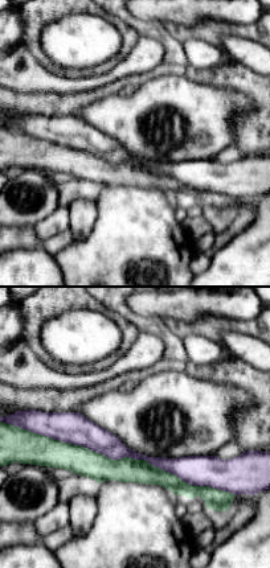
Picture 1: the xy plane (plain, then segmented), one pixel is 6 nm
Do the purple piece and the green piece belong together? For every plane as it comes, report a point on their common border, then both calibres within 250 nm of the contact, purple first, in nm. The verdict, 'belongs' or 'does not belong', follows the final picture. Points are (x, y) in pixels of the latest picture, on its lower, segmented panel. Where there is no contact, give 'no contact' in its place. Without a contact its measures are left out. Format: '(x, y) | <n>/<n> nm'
(118, 459) | 160/170 nm

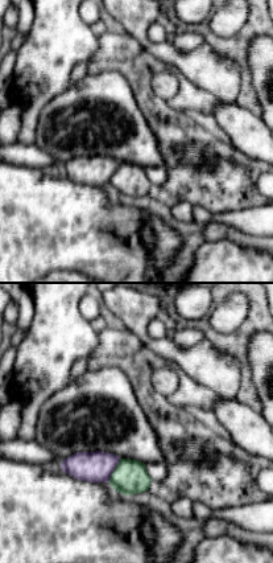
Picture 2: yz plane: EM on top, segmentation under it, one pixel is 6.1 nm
(114, 469) | 190/200 nm

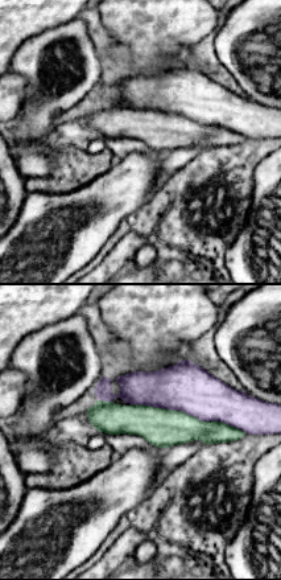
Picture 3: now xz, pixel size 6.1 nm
(189, 414) | 300/240 nm

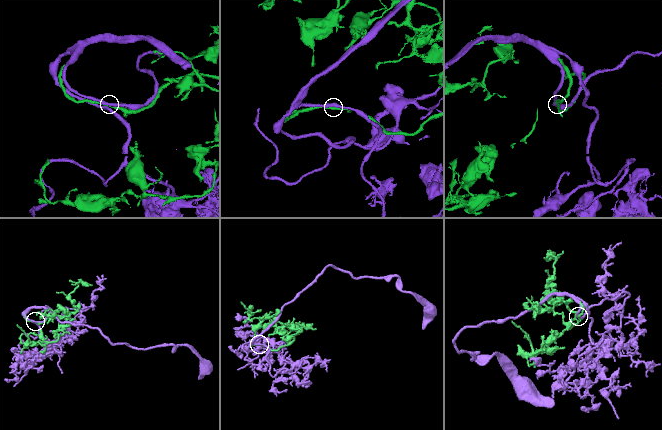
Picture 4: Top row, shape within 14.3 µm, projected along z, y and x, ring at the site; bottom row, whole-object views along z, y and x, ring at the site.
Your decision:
belongs

